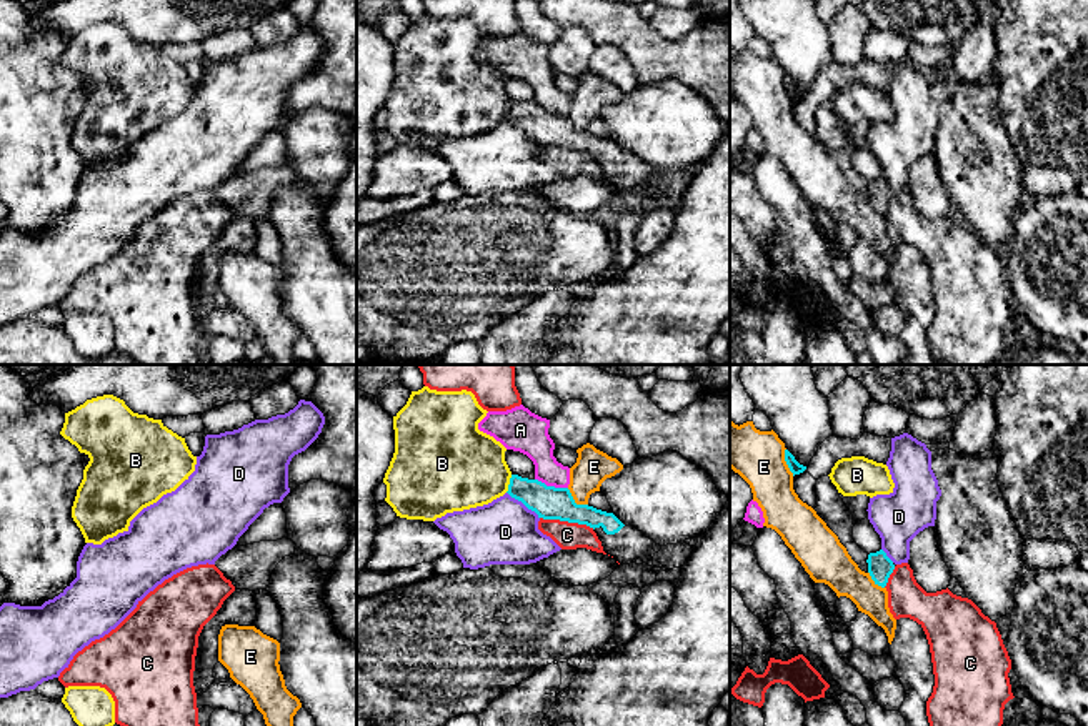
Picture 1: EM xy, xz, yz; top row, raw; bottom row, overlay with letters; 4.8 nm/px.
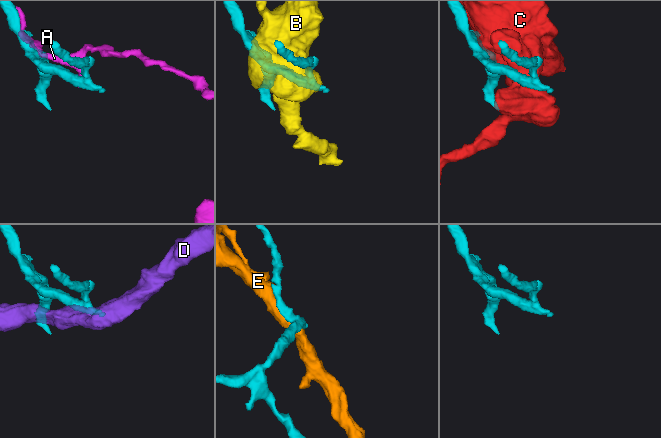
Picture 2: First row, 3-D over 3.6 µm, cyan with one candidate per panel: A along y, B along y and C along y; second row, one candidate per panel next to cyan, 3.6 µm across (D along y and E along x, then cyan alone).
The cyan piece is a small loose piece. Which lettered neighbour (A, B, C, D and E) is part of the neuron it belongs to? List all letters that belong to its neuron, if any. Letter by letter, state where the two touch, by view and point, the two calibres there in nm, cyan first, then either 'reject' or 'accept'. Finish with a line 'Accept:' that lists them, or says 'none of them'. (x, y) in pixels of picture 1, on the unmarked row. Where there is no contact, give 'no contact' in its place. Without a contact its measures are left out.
A: xz (552, 114) | 160/160 nm | reject
B: xz (510, 110) | 160/400 nm | reject
C: xz (567, 147) | 160/130 nm | reject
D: xz (524, 130) | 160/320 nm | reject
E: xz (573, 129) | 160/170 nm | reject
Accept: none of them

